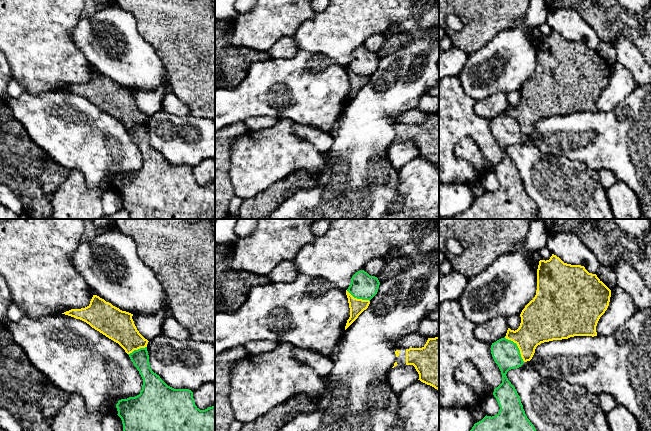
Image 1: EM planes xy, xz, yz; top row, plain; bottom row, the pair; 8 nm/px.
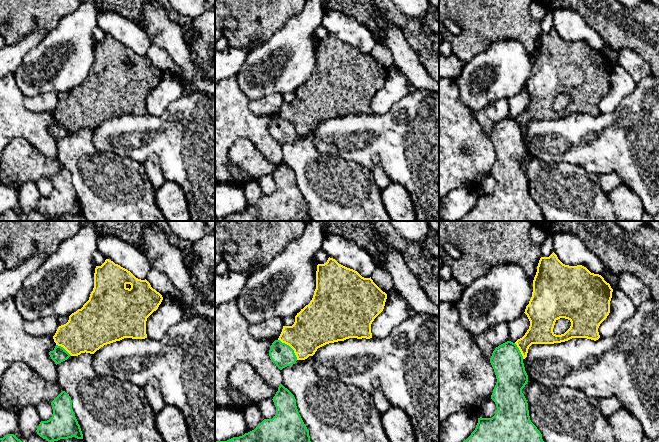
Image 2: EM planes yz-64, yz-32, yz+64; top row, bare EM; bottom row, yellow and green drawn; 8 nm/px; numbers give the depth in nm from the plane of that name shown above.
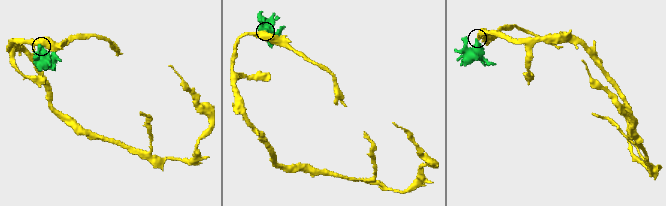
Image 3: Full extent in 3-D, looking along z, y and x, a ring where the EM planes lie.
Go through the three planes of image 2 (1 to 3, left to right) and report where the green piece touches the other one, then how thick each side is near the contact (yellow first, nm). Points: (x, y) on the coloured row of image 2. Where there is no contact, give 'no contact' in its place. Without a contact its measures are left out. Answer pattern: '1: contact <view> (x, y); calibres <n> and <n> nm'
1: contact yz-64 (64, 348); calibres 360 and 120 nm
2: contact yz-32 (290, 346); calibres 320 and 180 nm
3: contact yz+64 (520, 351); calibres 200 and 260 nm

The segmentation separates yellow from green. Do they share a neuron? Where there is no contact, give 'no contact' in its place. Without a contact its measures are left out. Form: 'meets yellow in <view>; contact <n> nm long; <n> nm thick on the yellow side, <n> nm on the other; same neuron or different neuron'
meets yellow in yz; contact 260 nm long; 300 nm thick on the yellow side, 220 nm on the other; different neuron

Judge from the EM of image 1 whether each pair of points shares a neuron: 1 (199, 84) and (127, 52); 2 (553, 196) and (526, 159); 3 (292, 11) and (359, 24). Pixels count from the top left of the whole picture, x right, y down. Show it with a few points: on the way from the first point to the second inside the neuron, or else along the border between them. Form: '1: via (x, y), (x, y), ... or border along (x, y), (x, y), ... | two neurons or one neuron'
1: border along (154, 48), (166, 71), (167, 85), (169, 87) | two neurons
2: via (553, 187), (535, 168) | one neuron
3: border along (316, 13), (296, 30) | two neurons

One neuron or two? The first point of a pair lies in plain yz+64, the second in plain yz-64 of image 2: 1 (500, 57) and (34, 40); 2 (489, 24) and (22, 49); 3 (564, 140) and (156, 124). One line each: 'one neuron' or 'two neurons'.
1: two neurons
2: two neurons
3: one neuron

